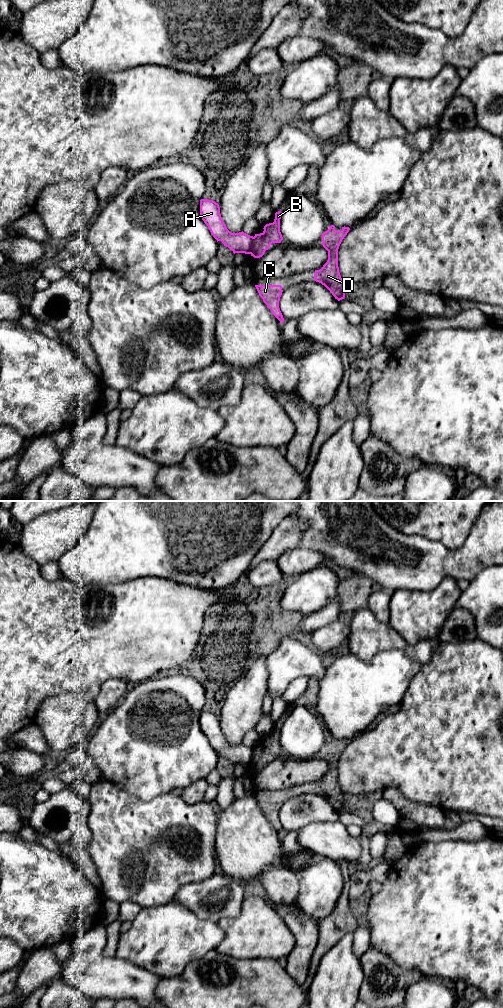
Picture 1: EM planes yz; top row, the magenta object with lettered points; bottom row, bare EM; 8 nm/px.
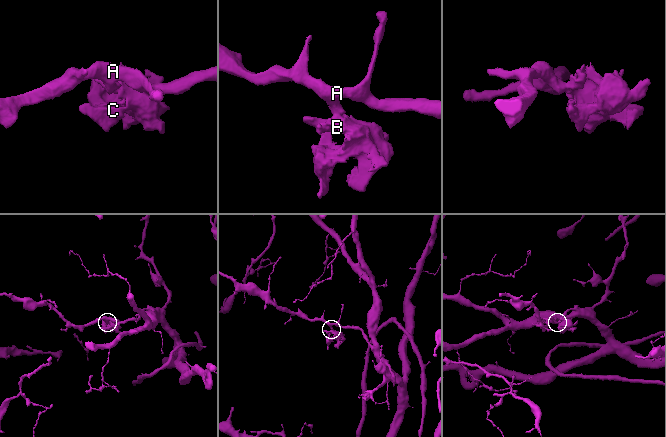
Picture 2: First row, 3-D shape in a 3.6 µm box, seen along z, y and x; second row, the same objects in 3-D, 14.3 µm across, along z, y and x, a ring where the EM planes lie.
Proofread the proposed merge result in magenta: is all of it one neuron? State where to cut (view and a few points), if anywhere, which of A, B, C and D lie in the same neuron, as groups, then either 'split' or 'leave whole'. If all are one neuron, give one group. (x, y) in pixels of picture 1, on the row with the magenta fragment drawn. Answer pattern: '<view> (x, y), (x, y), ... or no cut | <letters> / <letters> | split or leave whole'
yz (254, 237), (250, 253) | A / B C D | split

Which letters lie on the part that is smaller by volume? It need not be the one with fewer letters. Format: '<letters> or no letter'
B, C, D

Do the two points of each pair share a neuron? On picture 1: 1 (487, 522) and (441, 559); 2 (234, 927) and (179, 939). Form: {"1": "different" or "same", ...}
{"1": "same", "2": "different"}

